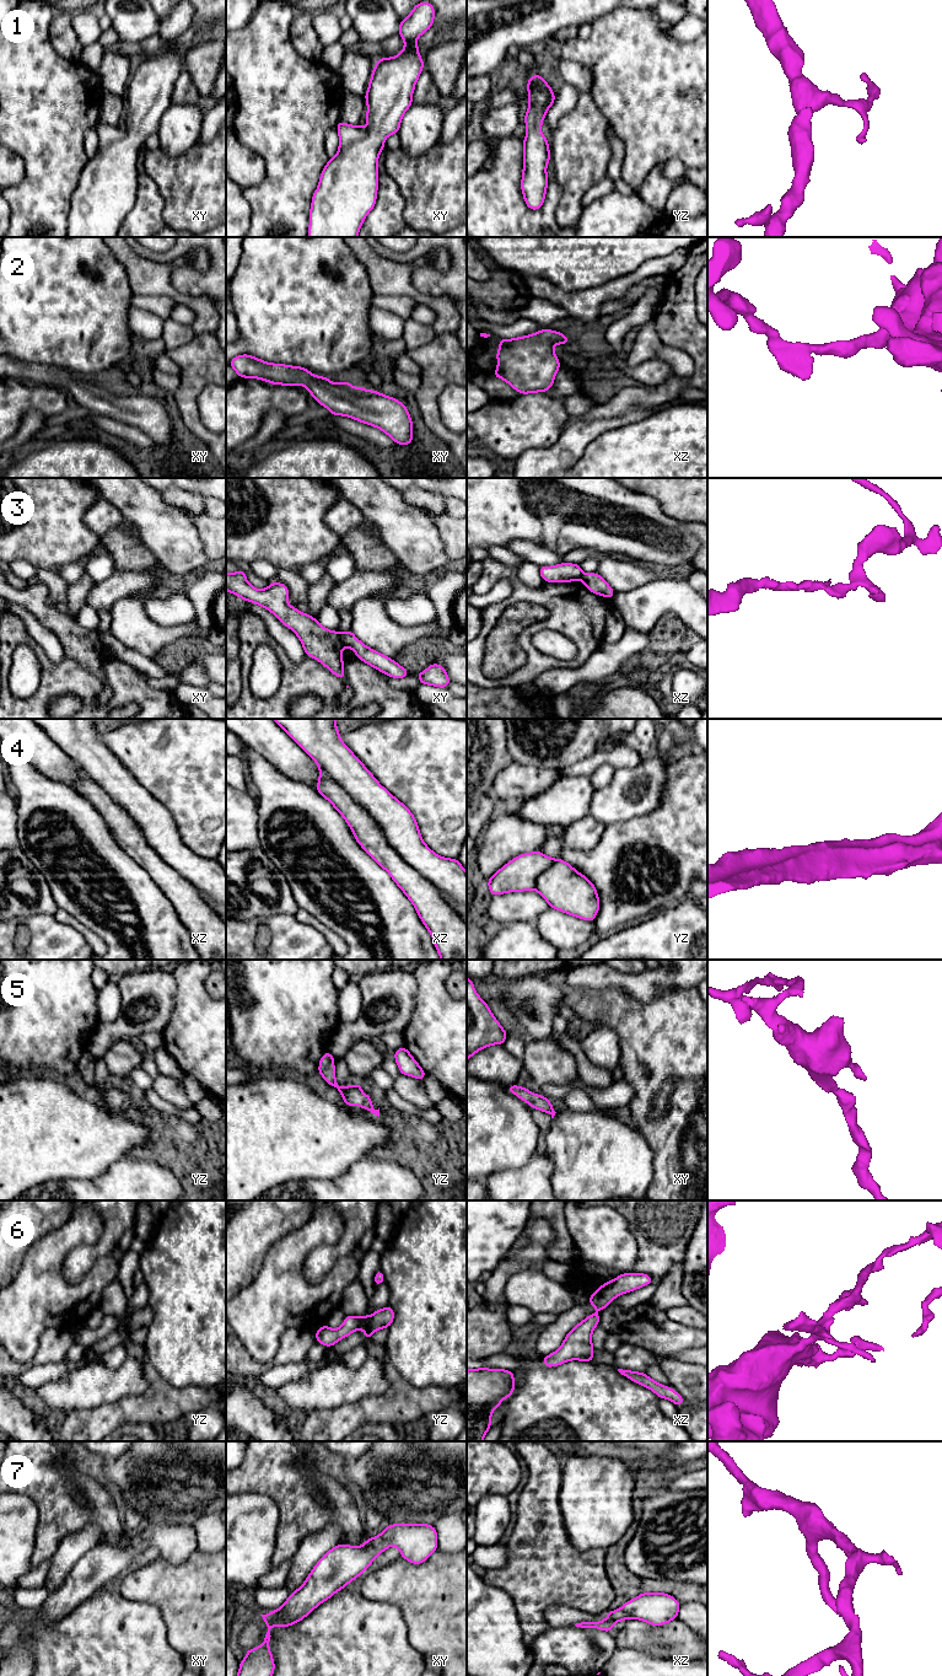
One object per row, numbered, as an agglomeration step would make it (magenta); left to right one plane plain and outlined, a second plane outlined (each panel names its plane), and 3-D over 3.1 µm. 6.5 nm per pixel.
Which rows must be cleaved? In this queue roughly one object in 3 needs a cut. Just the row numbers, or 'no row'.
3, 4

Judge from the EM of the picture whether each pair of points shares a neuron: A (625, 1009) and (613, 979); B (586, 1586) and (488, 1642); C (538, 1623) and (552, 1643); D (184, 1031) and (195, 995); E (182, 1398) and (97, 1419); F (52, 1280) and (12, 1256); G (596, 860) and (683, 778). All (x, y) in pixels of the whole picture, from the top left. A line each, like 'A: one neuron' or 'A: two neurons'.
A: two neurons
B: two neurons
C: two neurons
D: one neuron
E: one neuron
F: two neurons
G: one neuron

